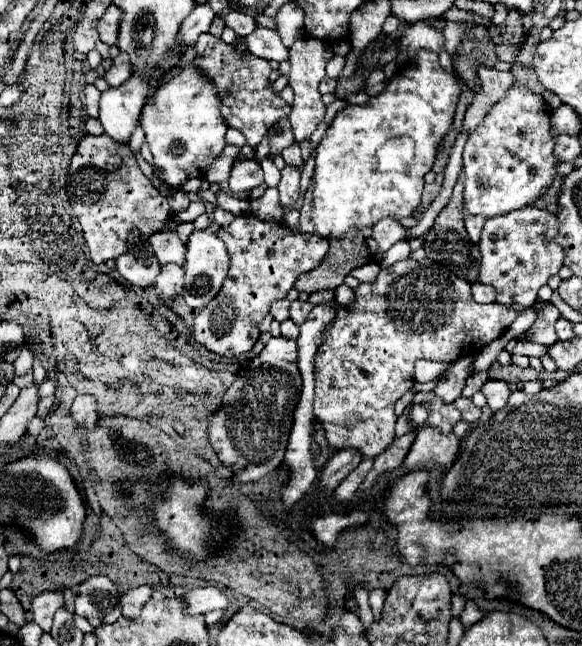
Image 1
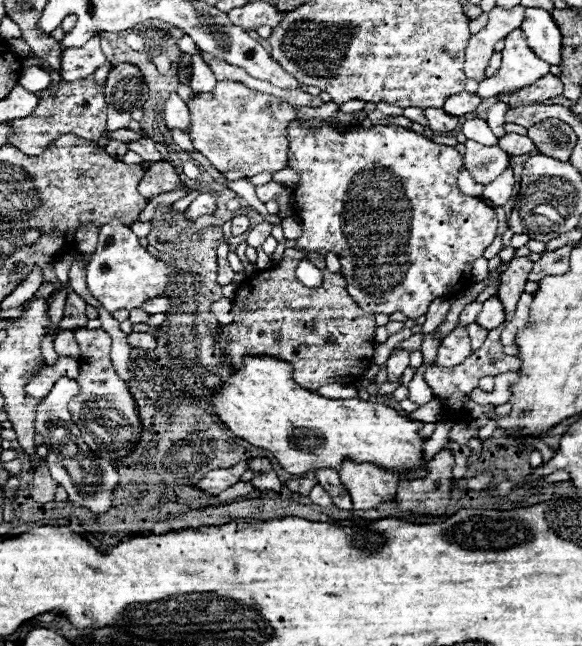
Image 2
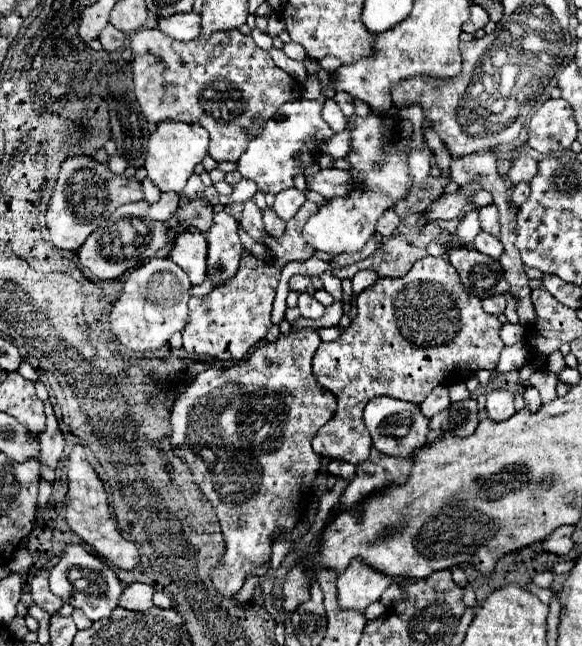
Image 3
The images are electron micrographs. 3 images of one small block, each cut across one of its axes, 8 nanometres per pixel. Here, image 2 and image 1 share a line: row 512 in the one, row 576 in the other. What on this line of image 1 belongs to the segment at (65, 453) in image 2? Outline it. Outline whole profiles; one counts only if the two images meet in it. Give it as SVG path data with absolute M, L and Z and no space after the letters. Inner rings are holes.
M92 576L72 588L76 600L76 614L84 616L92 628L116 622L120 612L120 594L116 584L106 576Z

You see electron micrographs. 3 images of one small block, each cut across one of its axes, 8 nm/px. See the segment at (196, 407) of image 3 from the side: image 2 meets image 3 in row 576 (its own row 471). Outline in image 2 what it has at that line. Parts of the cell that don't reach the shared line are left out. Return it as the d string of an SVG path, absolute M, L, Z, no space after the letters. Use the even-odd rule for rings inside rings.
M240 462L238 466L232 466L232 468L218 468L218 470L212 470L206 478L202 478L196 488L202 490L204 494L210 494L210 496L216 496L220 494L222 490L234 486L240 476L246 472L248 468L248 462Z

